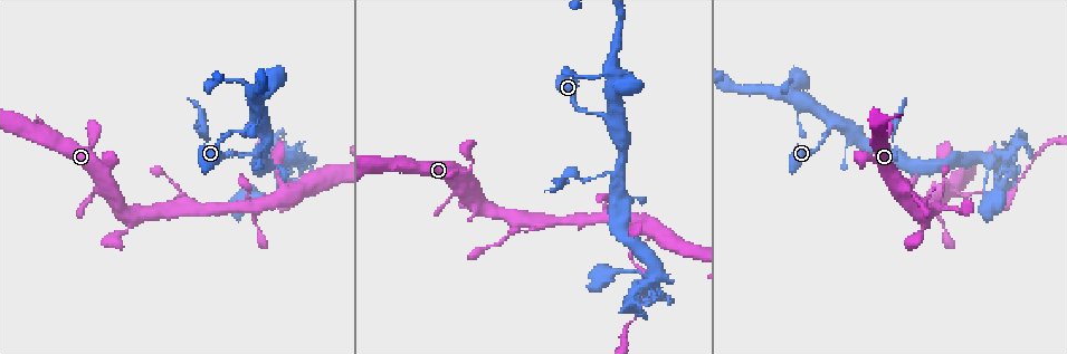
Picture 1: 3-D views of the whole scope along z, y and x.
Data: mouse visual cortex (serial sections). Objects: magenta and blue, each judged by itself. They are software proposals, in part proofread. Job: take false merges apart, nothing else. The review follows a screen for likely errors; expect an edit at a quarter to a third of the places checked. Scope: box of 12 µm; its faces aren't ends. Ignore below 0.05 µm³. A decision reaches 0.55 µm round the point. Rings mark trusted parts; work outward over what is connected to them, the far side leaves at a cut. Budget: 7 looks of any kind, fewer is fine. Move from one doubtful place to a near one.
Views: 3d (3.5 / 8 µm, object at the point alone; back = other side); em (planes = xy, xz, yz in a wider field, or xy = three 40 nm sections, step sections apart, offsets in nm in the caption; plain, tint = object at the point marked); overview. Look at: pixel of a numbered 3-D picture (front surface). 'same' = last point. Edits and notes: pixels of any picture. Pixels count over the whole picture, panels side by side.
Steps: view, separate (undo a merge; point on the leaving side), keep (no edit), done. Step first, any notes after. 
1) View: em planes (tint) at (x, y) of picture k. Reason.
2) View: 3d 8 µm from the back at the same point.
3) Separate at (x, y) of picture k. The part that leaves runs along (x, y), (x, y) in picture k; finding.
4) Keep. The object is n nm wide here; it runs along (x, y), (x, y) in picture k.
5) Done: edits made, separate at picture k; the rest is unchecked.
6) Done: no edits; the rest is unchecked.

View: 3d 3.5 µm at (617, 173) of picture 1. Calibre changes.

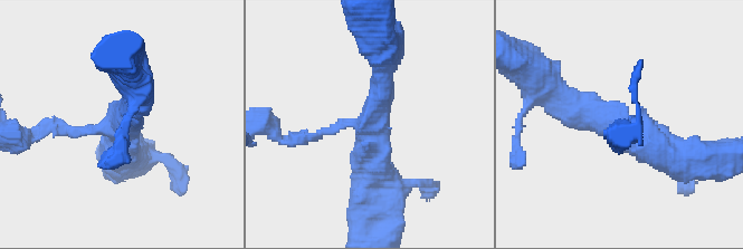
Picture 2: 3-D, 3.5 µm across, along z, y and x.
View: em xy step 1 (tint) at (373, 126) of picture 2. 3 arms meet here; the arms are 150, 300, 500 nm wide.

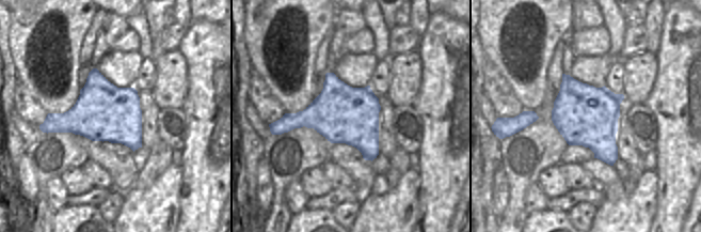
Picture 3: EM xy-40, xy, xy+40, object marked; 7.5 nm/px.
Keep. Continuous, no second cell.

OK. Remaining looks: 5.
View: 3d 3.5 µm at (488, 209) of picture 1. A narrow waist.

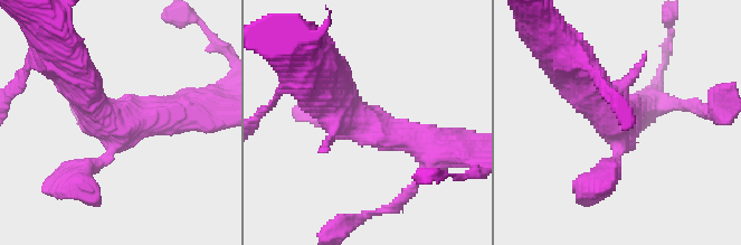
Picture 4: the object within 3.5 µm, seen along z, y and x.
View: em xy step 5 (tint) at (117, 140) of picture 4. Shape alone is not enough.

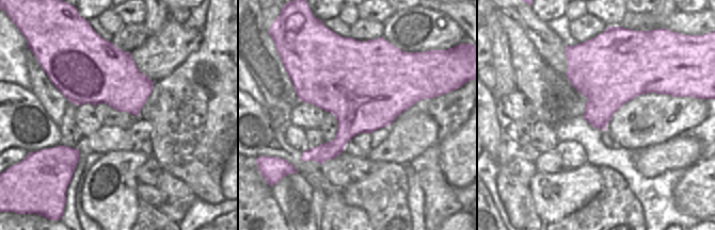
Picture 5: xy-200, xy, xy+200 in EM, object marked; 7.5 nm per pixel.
View: em xy step 3 (tint) at the same point.

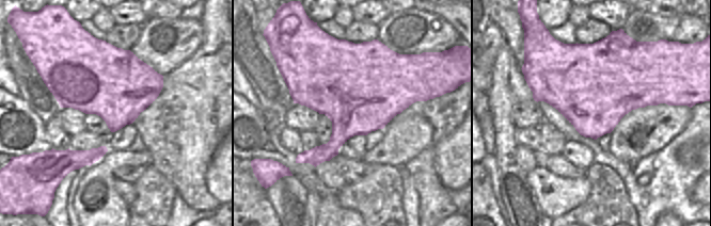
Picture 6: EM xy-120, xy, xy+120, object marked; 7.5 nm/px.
Keep. The object is 650 nm wide here; it runs along (323, 88), (354, 120), (436, 145) in picture 4; one cell here.

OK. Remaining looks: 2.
Done: no edits; the rest is unchecked.

